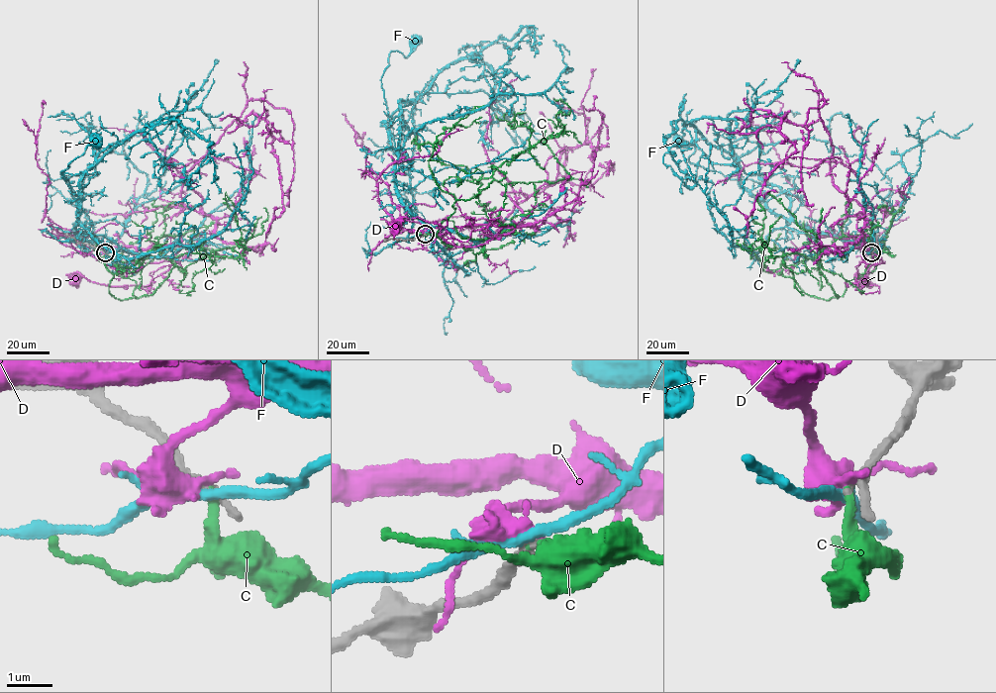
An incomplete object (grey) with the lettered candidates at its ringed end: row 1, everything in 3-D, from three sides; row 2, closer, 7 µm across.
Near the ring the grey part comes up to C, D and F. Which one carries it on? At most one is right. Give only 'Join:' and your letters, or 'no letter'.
Join: C

